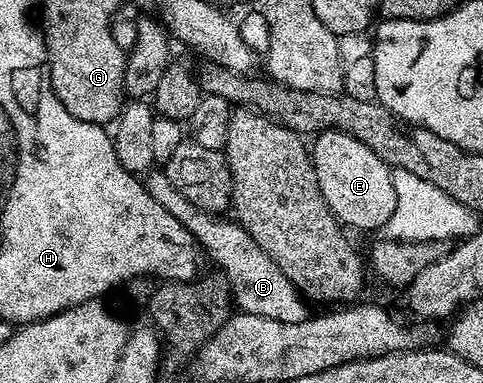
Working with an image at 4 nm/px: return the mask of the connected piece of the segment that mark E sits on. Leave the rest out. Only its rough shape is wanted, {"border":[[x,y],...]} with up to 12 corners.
{"border":[[339,130],[310,159],[342,226],[375,231],[396,216],[392,168]]}

